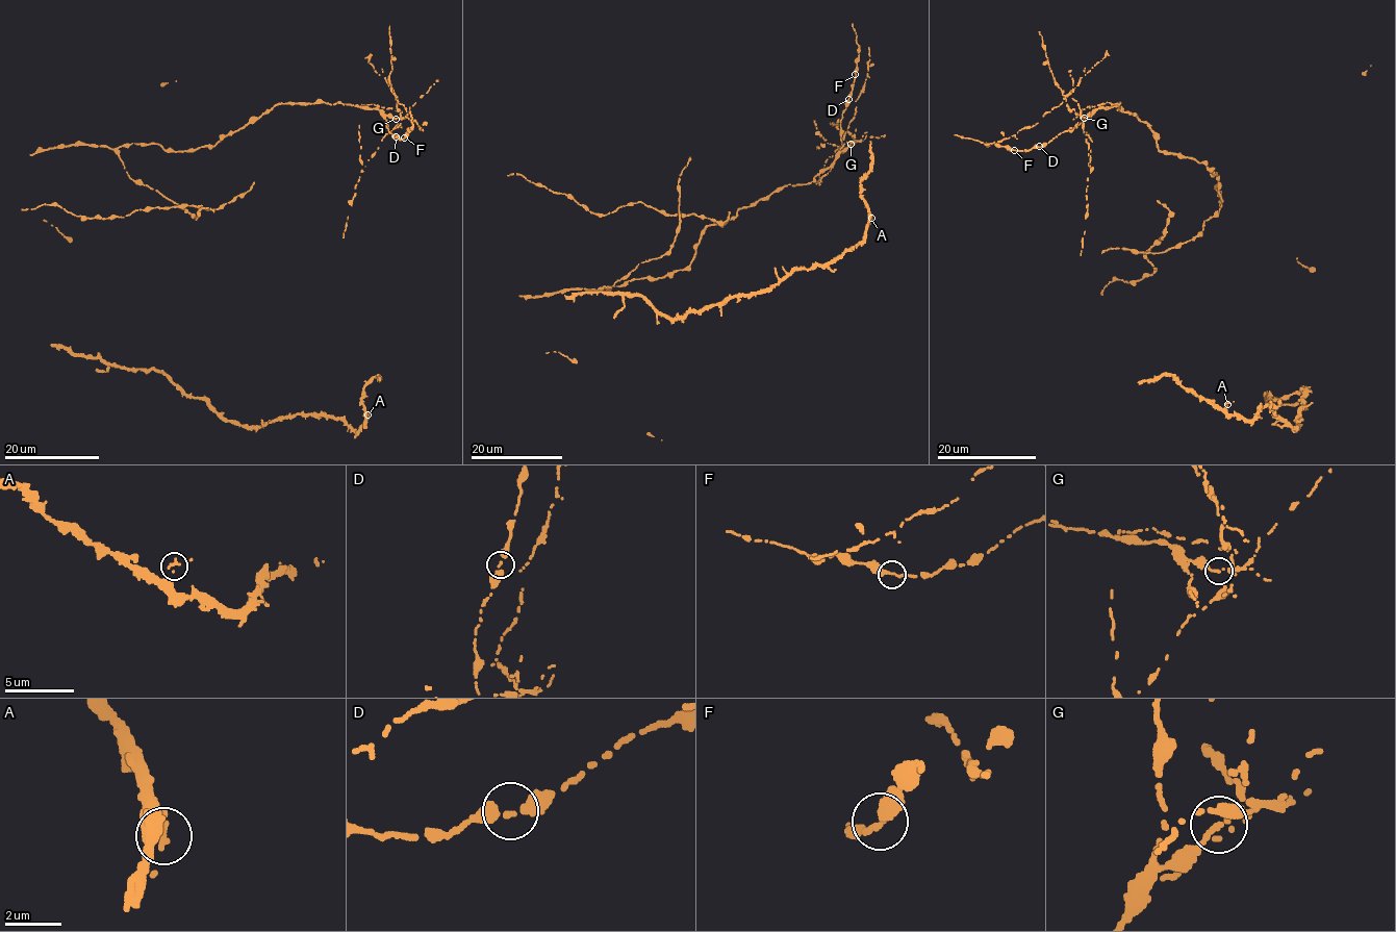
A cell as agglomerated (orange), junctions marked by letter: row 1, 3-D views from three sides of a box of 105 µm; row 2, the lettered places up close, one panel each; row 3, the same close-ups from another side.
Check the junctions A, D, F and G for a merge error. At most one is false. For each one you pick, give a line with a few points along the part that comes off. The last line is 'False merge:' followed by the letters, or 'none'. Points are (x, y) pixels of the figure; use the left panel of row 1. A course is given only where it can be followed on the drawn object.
False merge: G

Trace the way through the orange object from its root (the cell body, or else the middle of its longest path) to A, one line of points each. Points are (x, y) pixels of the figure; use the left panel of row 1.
A: (100, 353), (124, 368), (161, 371), (187, 395), (240, 425), (319, 413), (339, 419), (357, 432), (367, 414)

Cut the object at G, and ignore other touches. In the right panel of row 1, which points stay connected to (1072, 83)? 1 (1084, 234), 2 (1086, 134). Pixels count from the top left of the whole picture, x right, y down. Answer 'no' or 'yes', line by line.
1: yes
2: yes

